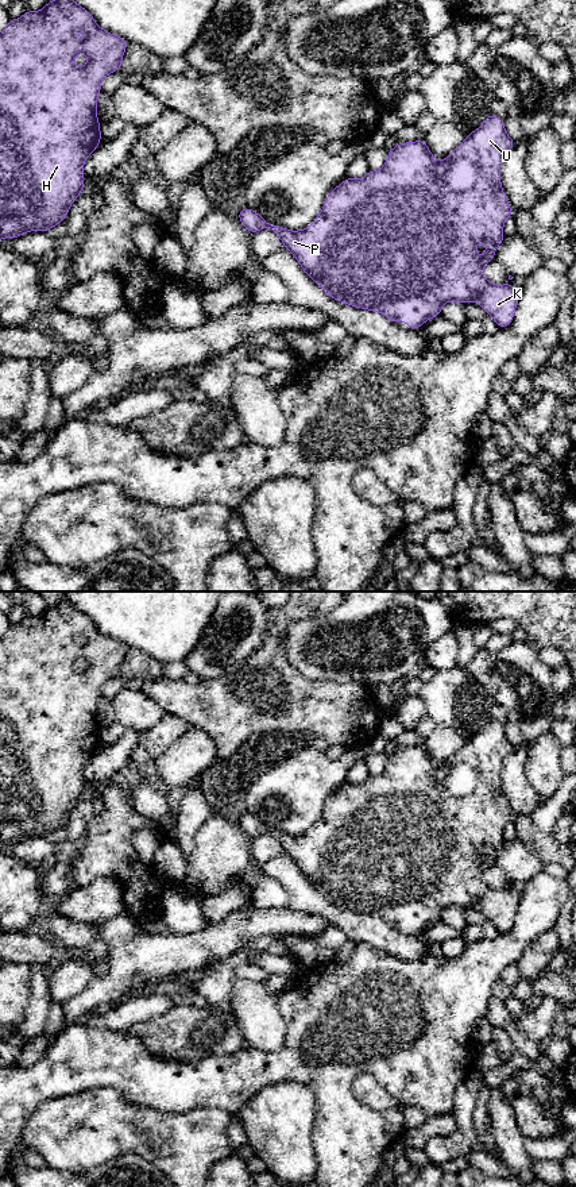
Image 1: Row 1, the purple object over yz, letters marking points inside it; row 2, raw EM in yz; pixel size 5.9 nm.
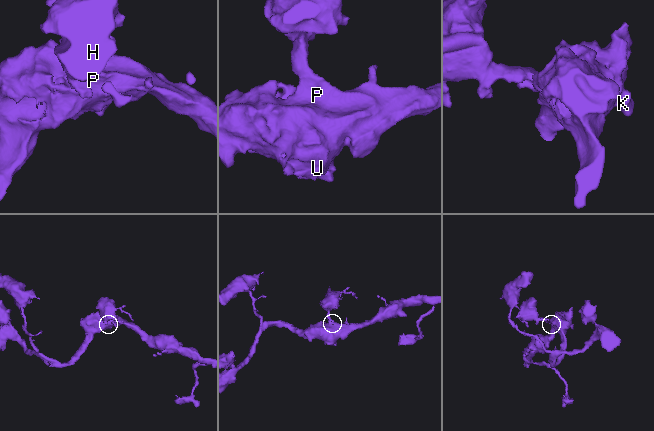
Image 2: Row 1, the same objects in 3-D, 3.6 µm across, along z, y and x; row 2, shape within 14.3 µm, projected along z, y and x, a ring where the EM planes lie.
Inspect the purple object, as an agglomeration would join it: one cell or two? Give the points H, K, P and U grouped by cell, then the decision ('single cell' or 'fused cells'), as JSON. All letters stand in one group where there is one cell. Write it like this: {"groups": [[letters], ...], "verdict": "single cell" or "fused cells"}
{"groups": [["H", "K", "P", "U"]], "verdict": "single cell"}

